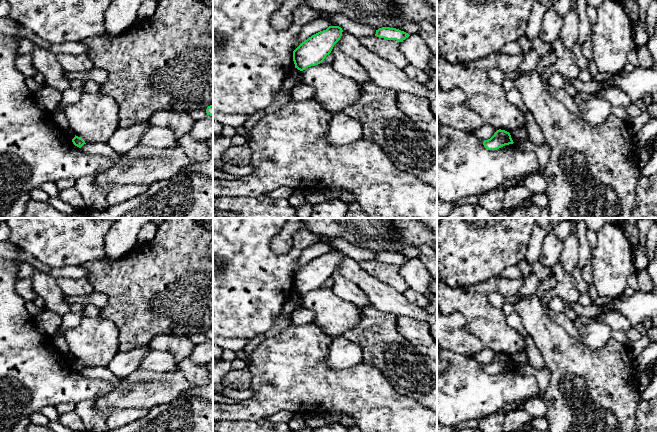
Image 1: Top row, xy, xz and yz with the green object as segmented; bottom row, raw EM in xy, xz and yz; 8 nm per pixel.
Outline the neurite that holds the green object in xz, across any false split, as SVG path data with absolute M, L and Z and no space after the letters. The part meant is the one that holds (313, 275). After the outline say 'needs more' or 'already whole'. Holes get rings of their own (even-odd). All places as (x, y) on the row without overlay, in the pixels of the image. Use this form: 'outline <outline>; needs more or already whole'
outline M329 250L326 254L320 255L302 266L293 275L295 292L303 295L322 287L340 264L342 256L343 254L339 250Z; already whole

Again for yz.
outline M497 354L494 359L488 363L484 364L483 369L488 374L497 374L505 369L513 368L513 364L509 356L505 354Z; already whole

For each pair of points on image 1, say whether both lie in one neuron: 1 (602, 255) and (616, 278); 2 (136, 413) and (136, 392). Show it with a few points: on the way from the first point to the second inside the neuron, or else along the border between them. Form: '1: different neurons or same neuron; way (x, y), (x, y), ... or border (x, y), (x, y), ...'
1: same neuron; way (608, 261), (611, 264), (611, 272)
2: different neurons; border (149, 408), (119, 408), (113, 411)

